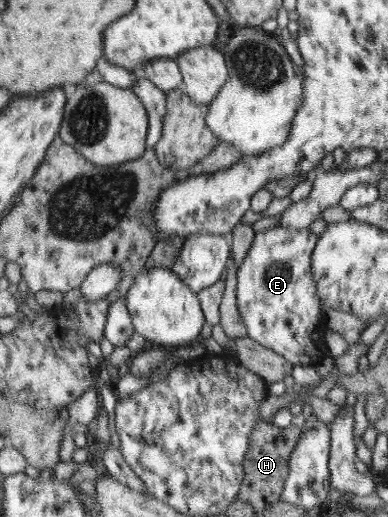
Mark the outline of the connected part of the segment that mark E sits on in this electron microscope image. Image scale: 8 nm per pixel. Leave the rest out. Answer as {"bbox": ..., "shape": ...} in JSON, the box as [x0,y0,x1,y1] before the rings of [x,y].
{"bbox":[236,226,329,366],"shape":[[[275,226],[274,229],[256,233],[251,248],[236,271],[236,305],[247,336],[283,356],[294,366],[319,364],[329,354],[323,342],[328,328],[321,312],[322,302],[317,294],[317,284],[311,272],[311,255],[318,242],[319,235],[315,235],[309,228]]]}

